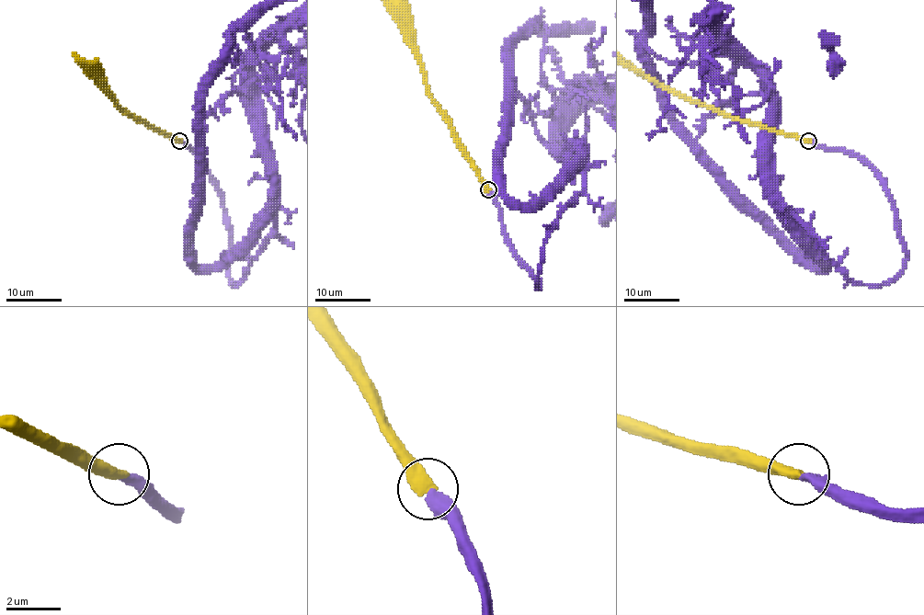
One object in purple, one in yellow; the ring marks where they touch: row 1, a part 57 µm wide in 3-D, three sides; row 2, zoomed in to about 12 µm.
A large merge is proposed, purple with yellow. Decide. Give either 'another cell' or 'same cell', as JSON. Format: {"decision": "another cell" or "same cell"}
{"decision": "same cell"}

